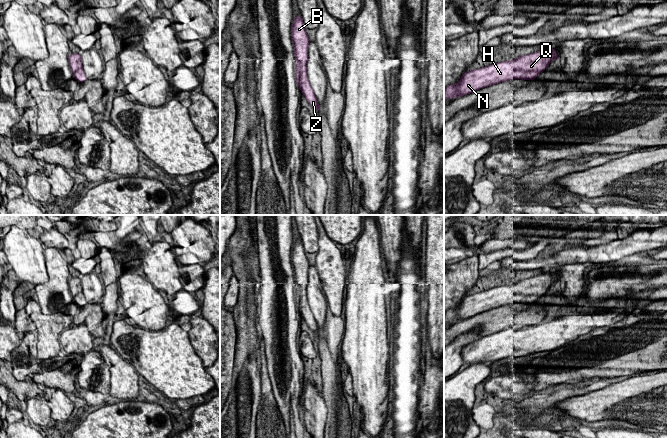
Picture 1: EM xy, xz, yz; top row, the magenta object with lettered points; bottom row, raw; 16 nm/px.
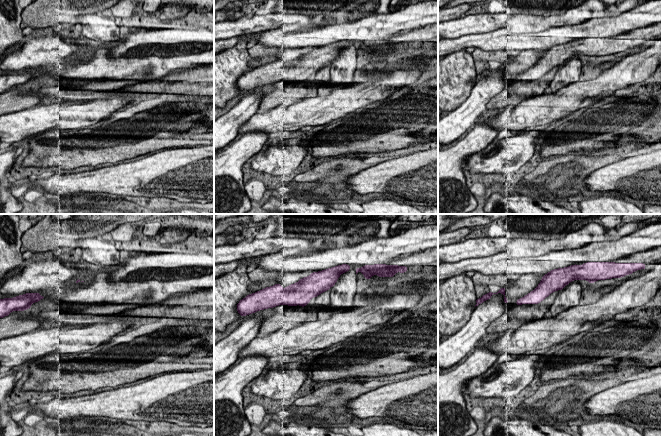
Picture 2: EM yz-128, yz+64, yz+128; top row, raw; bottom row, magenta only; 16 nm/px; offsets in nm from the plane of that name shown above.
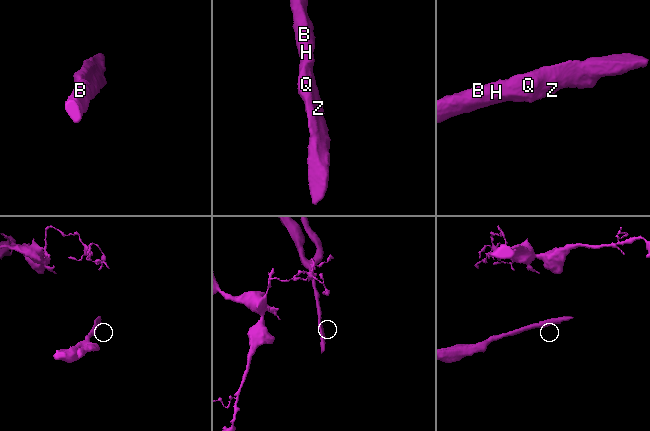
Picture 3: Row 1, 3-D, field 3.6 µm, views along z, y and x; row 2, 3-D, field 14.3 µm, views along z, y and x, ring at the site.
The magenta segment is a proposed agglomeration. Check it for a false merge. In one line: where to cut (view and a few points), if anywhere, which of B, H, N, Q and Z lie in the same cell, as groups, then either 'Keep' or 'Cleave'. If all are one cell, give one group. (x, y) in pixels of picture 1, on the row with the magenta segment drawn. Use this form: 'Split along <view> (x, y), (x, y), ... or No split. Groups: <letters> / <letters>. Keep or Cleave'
No split. Groups: B H N Q Z. Keep

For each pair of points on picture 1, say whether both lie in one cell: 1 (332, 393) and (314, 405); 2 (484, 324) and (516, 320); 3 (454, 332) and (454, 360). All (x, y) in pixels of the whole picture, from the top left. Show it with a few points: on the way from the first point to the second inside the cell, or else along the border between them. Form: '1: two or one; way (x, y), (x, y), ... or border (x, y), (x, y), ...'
1: two; border (322, 397), (327, 410), (326, 420)
2: one; way (492, 322), (508, 321)
3: two; border (475, 328), (460, 334), (454, 340)

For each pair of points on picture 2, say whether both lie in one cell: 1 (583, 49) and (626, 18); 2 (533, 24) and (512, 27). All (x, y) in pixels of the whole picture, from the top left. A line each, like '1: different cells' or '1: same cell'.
1: different cells
2: same cell

